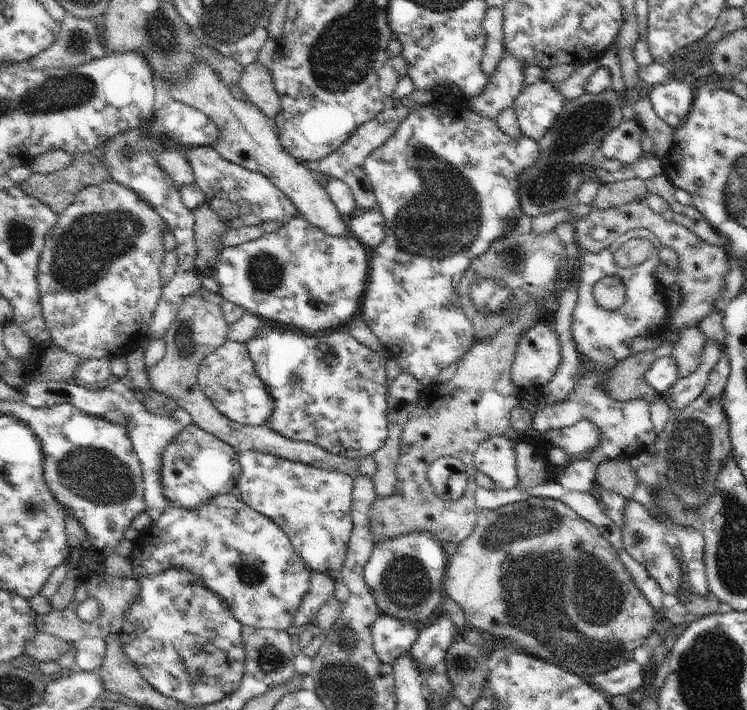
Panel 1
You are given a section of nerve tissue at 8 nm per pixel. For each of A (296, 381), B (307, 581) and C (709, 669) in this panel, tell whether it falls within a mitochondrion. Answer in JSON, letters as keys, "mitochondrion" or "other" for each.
{"A":"mitochondrion","B":"other","C":"mitochondrion"}

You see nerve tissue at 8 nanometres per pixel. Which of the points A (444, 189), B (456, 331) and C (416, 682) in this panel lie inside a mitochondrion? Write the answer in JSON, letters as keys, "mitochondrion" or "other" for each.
{"A":"mitochondrion","B":"other","C":"other"}

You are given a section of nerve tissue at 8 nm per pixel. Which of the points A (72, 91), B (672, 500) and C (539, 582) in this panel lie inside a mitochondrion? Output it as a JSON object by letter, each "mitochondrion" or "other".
{"A":"mitochondrion","B":"mitochondrion","C":"mitochondrion"}

